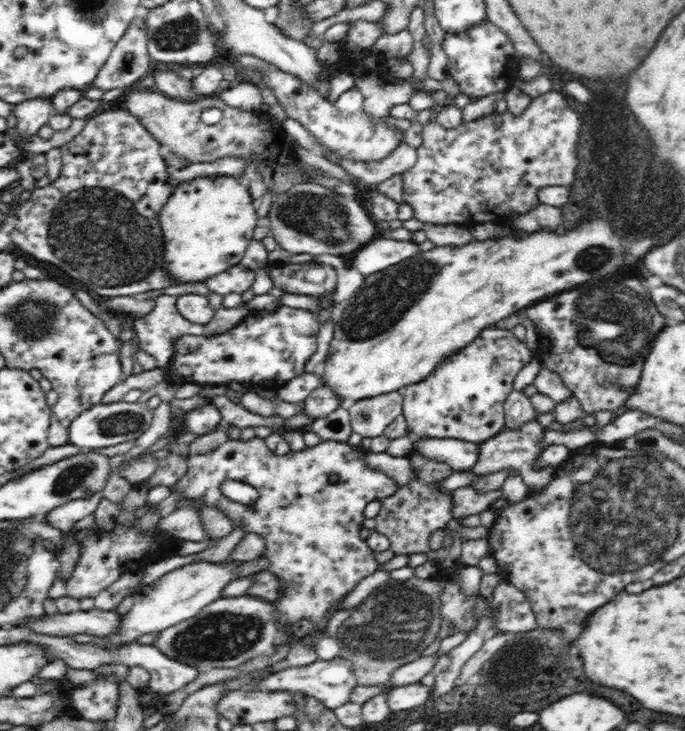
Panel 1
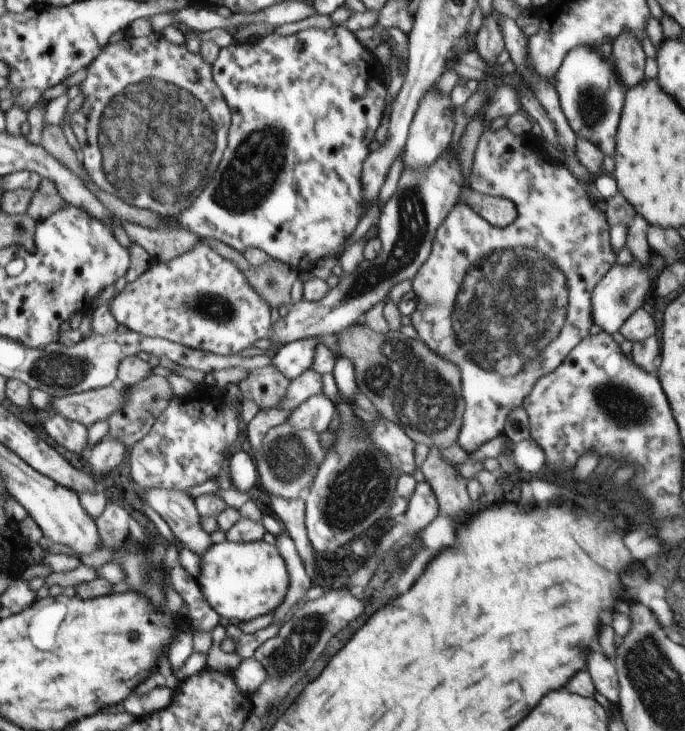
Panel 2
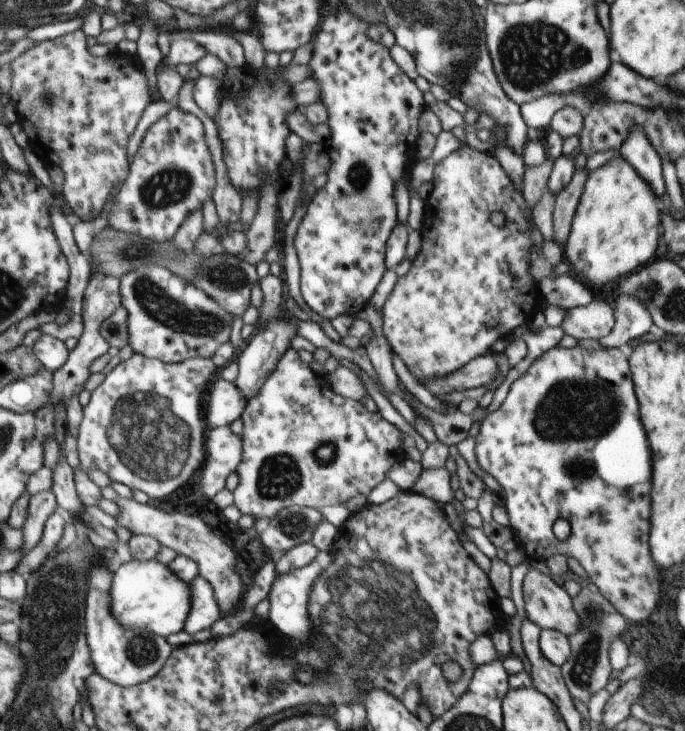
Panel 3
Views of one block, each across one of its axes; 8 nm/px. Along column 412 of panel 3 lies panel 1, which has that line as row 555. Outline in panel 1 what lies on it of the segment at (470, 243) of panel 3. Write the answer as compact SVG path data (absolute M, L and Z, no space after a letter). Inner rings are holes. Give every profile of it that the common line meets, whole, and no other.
M253 437L248 441L236 441L236 439L228 438L225 443L217 449L208 452L208 454L189 455L186 474L173 487L174 491L178 491L182 494L180 503L191 502L191 504L198 505L199 508L201 508L202 505L214 506L214 508L220 509L220 511L222 511L232 521L233 527L240 527L246 535L254 533L264 539L266 549L262 552L261 556L267 558L270 563L267 571L270 574L275 574L281 580L281 584L283 584L281 595L274 601L275 609L273 615L276 617L276 621L278 621L278 627L280 627L280 630L291 627L300 620L309 620L312 622L314 625L312 632L304 638L299 638L299 640L303 640L304 644L310 644L310 642L316 643L319 640L319 631L324 631L326 629L328 621L333 616L332 612L336 612L336 604L338 604L338 602L340 602L340 600L342 600L350 590L354 590L354 586L356 586L362 578L366 578L366 576L370 576L370 574L374 574L374 572L379 570L379 562L376 562L375 552L368 547L366 539L360 538L360 531L365 528L363 522L365 519L364 509L366 508L366 505L372 501L380 501L381 499L392 497L398 491L399 485L387 474L384 474L379 470L368 468L365 463L365 458L366 451L354 446L352 447L348 442L334 442L333 440L322 439L320 444L316 444L316 446L307 447L304 448L304 450L290 450L290 452L286 454L279 455L268 449L268 445L266 445L264 439ZM330 474L337 474L338 482L331 482ZM227 480L244 482L256 488L260 494L258 501L253 505L242 505L238 504L238 502L232 502L232 500L226 498L226 496L219 491L219 488L222 486L222 483Z

